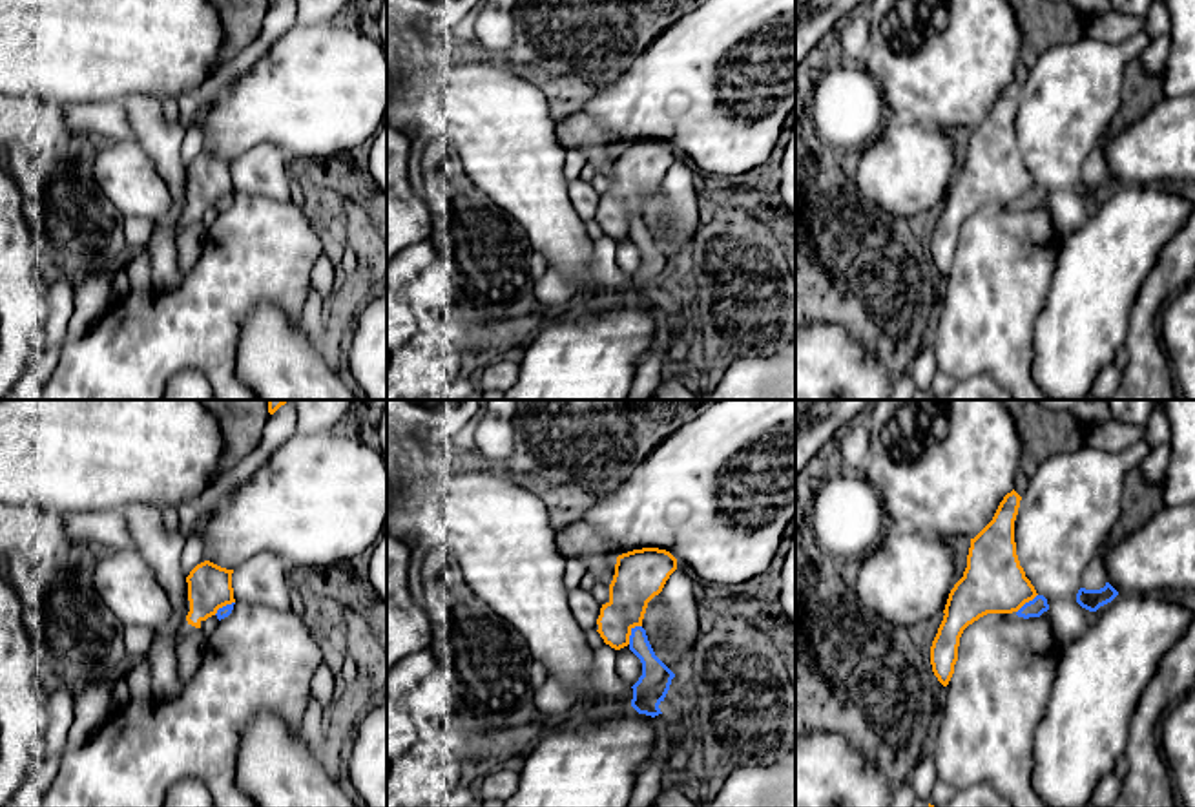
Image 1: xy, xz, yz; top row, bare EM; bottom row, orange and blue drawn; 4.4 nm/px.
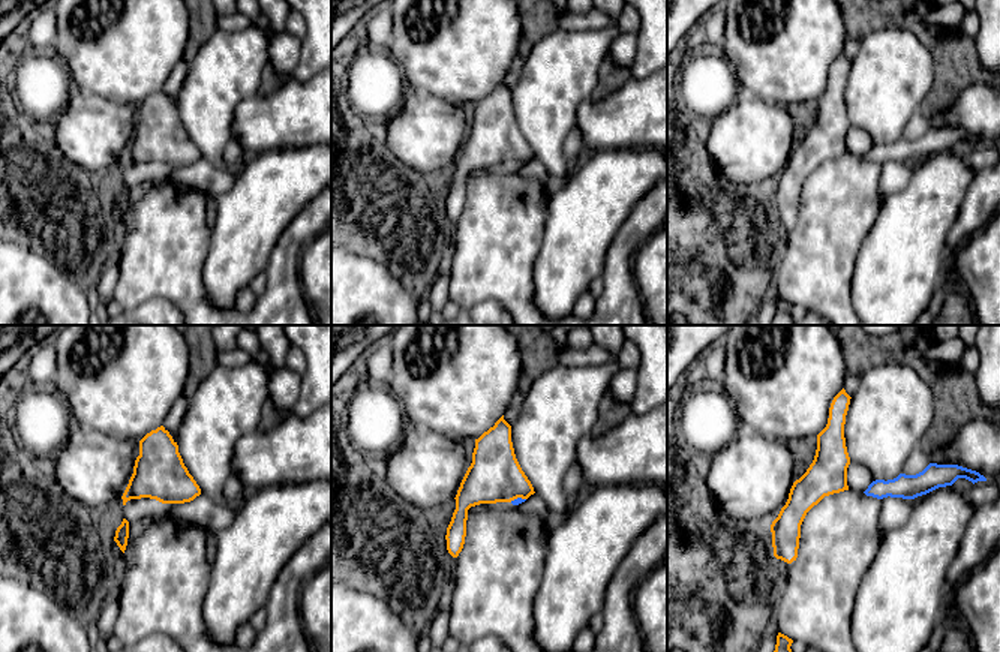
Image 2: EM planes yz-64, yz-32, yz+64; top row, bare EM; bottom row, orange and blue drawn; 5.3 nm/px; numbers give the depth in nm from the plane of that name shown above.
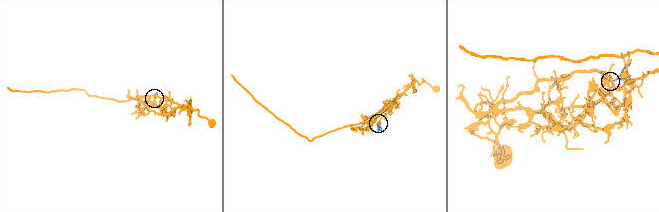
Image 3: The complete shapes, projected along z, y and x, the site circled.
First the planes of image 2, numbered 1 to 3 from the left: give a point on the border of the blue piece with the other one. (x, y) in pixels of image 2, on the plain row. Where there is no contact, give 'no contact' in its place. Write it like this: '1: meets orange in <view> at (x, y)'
1: no contact
2: meets orange in yz-32 at (517, 161)
3: no contact

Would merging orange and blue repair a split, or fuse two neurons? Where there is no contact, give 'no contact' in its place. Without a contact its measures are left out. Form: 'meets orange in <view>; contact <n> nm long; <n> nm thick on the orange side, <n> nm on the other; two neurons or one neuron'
meets orange in xz; contact 110 nm long; 220 nm thick on the orange side, 140 nm on the other; two neurons

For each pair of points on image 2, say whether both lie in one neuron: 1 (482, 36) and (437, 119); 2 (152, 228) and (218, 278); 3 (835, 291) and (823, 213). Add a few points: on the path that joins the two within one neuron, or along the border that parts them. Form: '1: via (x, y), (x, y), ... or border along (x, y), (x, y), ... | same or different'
1: border along (413, 87), (422, 87), (456, 105) | different
2: border along (207, 233), (203, 285), (210, 300) | different
3: via (823, 272), (823, 233) | same

